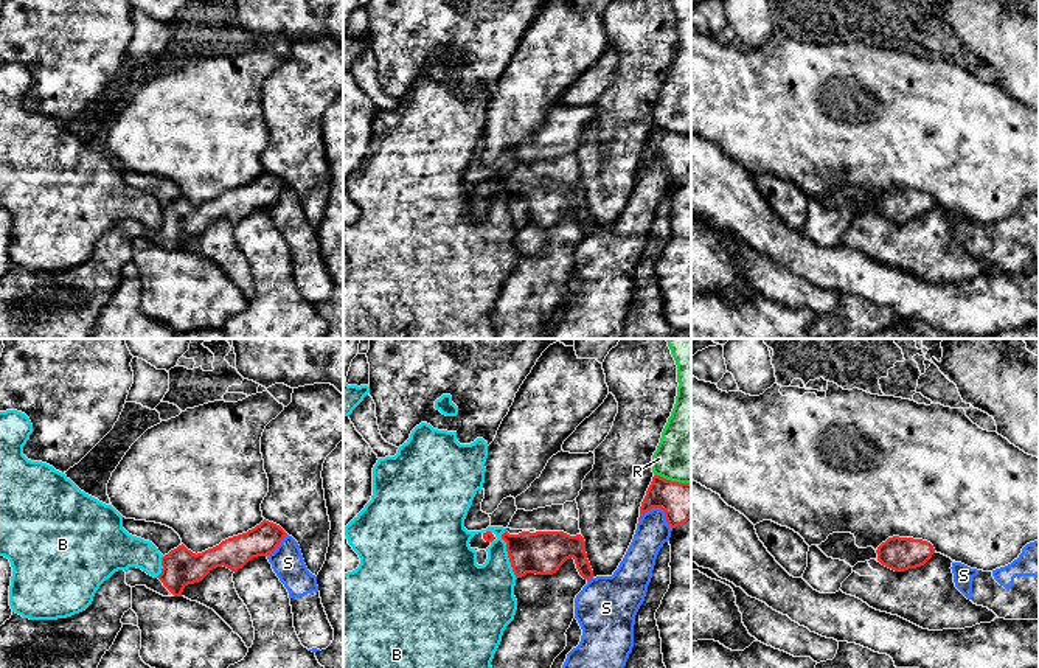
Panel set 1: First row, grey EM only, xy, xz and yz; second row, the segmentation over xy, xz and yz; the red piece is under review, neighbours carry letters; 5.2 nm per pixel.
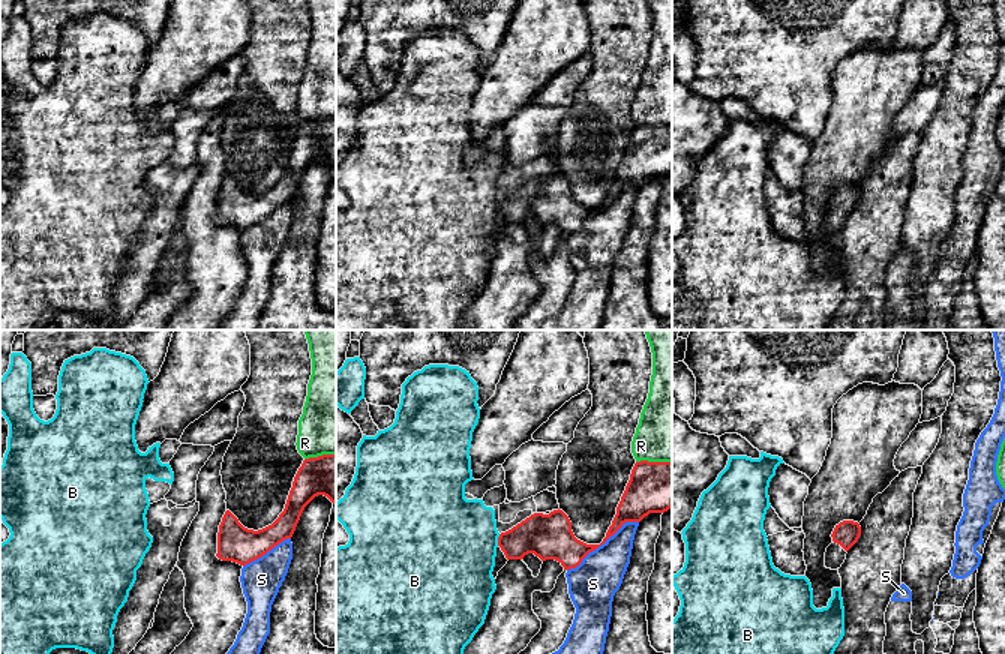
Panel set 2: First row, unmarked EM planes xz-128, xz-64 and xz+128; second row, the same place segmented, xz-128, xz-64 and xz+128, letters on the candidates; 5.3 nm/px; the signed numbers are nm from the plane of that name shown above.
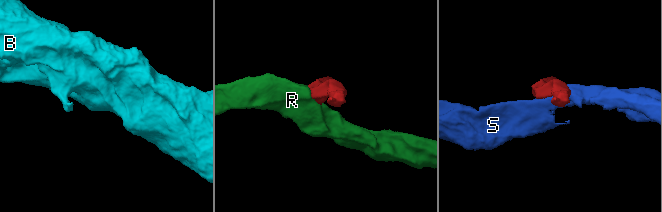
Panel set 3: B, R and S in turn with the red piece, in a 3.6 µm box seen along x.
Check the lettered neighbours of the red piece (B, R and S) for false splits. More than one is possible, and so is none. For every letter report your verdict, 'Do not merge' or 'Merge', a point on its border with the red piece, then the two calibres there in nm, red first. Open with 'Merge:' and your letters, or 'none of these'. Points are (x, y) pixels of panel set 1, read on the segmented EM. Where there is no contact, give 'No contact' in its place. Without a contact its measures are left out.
Merge: none of these
B: Do not merge. Touches red at xz (508, 553). Thickness 220 nm (red) against 300 nm
R: Do not merge. Touches red at xz (673, 482). Thickness 190 nm (red) against 340 nm
S: Do not merge. Touches red at xz (660, 507). Thickness 190 nm (red) against 170 nm

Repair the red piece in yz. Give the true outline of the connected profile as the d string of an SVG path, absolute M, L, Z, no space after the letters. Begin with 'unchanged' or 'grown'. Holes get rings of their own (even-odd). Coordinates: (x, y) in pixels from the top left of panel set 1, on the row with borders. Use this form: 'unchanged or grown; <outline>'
unchanged; M893 536L879 545L876 553L882 565L895 572L905 572L924 565L935 548L923 539Z

